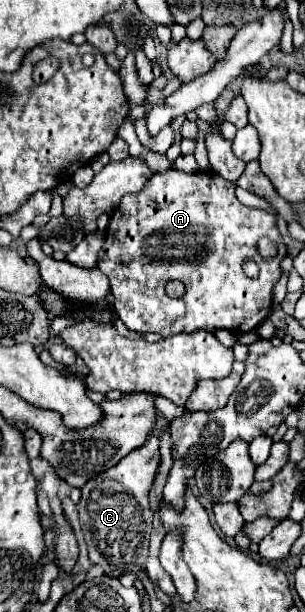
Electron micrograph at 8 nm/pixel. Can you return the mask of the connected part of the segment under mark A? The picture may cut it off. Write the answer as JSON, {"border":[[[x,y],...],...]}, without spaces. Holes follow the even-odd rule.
{"border":[[[168,169],[154,173],[140,193],[124,195],[118,209],[110,217],[106,229],[106,241],[98,255],[98,269],[110,279],[112,307],[128,329],[142,333],[158,333],[162,337],[178,335],[182,331],[218,331],[226,329],[232,333],[254,331],[270,313],[272,287],[280,279],[280,263],[288,255],[288,247],[276,225],[276,215],[246,207],[236,197],[236,183],[222,179],[214,171],[182,173]],[[270,237],[278,243],[278,255],[270,261],[262,261],[256,253],[256,241]],[[254,261],[260,267],[260,277],[250,279],[244,273],[244,263]],[[186,265],[186,277],[180,271]],[[172,279],[186,279],[186,295],[182,299],[170,299],[166,295],[166,283]]]}

